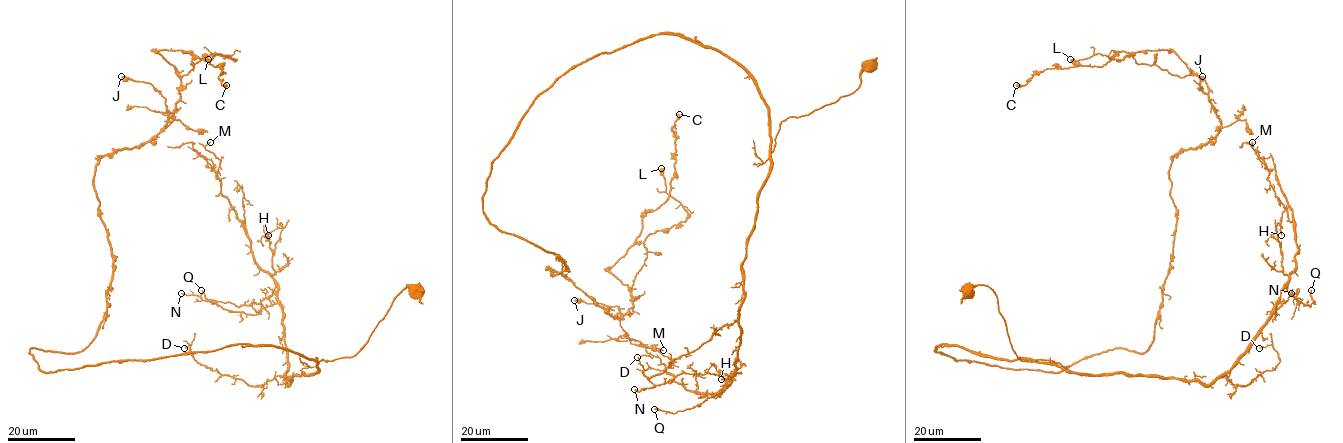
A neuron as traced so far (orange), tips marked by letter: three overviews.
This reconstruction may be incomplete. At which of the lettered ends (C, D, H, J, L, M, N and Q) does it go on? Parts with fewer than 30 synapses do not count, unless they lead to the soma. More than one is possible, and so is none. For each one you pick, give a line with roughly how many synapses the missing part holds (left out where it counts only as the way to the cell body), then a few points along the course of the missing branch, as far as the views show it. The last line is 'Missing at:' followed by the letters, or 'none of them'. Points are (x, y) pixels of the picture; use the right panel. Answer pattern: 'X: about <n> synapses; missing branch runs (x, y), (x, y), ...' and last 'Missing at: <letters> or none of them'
Missing at: none of them

